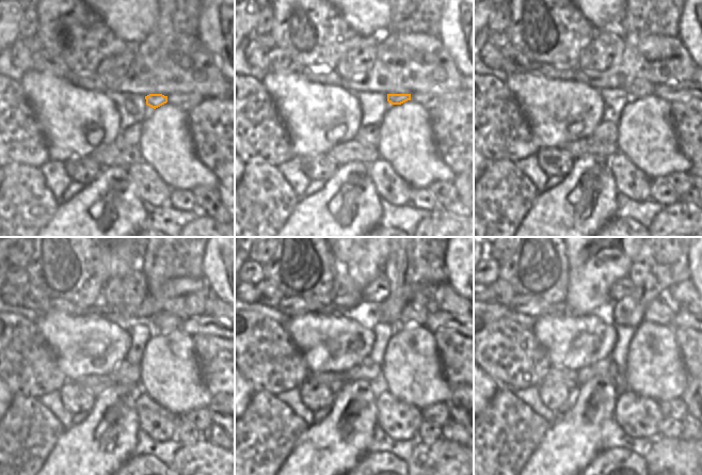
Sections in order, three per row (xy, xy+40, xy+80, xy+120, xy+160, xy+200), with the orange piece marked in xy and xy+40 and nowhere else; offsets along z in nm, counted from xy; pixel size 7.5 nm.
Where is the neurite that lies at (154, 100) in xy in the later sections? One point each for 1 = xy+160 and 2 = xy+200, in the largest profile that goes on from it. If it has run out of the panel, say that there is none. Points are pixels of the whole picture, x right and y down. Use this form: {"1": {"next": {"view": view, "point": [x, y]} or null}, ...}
{"1": {"next": {"view": "xy+160", "point": [415, 313]}}, "2": {"next": {"view": "xy+200", "point": [657, 311]}}}

